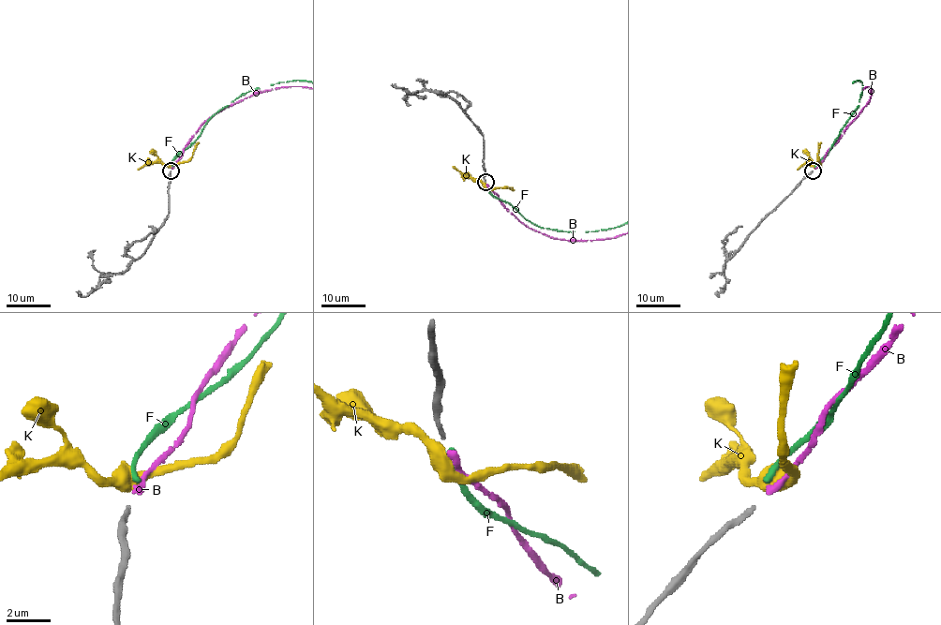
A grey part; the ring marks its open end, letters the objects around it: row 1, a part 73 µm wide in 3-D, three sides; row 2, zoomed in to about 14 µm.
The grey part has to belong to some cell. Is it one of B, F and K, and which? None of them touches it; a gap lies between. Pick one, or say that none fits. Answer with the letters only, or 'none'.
B

